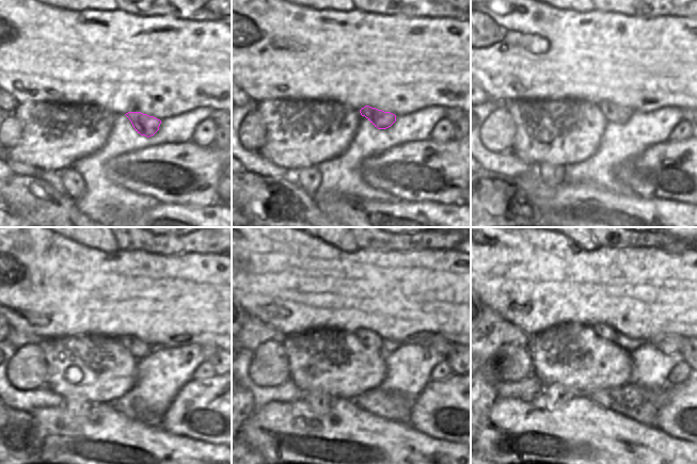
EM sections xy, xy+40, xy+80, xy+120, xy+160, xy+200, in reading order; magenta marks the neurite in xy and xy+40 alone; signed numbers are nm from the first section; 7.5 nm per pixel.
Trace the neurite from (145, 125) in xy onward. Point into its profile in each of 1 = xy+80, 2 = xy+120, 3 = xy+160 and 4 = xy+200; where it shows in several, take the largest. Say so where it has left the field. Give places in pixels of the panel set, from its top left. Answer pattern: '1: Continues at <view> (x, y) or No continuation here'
1: Continues at xy+80 (614, 113)
2: Continues at xy+120 (140, 350)
3: Continues at xy+160 (368, 338)
4: Continues at xy+200 (603, 331).

